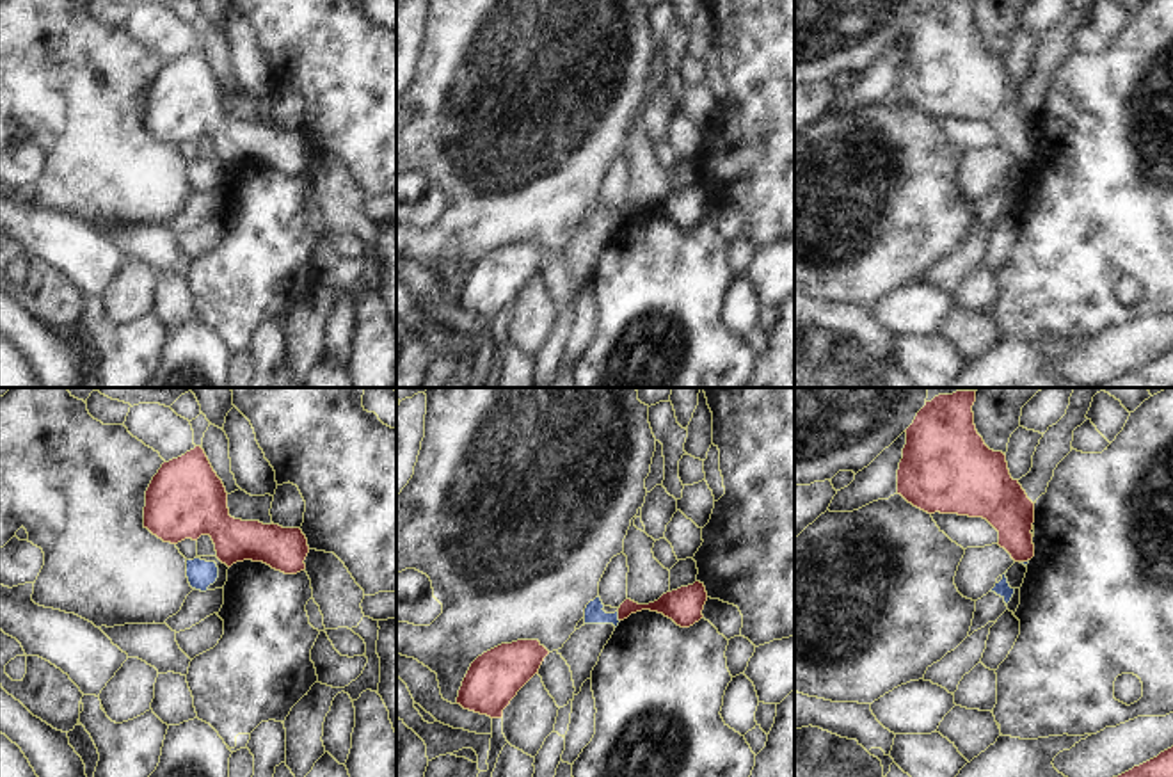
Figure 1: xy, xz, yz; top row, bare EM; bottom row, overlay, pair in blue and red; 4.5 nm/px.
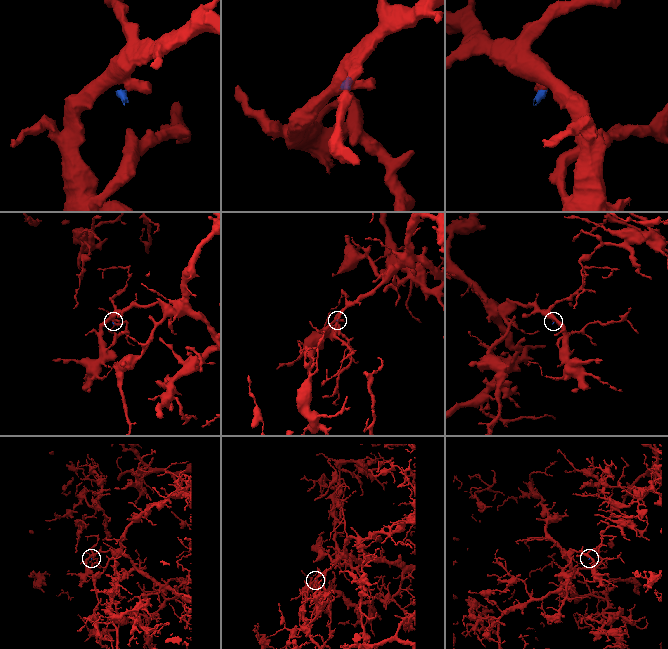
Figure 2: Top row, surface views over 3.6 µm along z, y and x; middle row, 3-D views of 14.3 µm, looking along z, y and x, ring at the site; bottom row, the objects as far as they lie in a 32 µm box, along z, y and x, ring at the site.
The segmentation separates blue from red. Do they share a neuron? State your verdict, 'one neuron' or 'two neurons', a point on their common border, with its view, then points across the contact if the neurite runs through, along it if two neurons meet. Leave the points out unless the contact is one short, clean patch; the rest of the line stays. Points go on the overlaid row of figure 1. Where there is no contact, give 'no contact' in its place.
two neurons; meets blue in xz at (617, 617); border along xz (617, 612), (619, 621)

